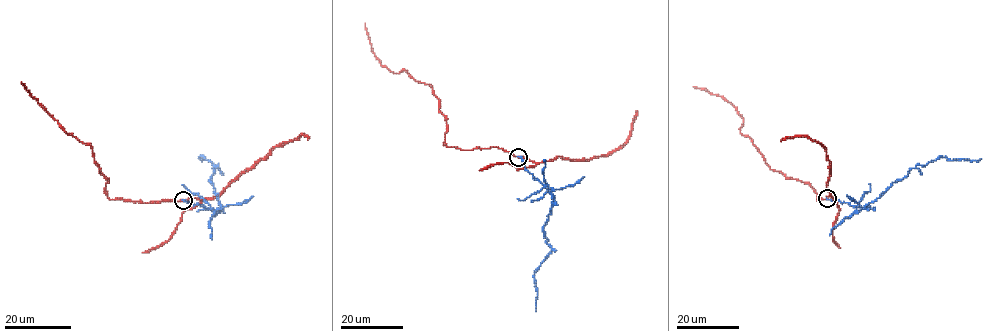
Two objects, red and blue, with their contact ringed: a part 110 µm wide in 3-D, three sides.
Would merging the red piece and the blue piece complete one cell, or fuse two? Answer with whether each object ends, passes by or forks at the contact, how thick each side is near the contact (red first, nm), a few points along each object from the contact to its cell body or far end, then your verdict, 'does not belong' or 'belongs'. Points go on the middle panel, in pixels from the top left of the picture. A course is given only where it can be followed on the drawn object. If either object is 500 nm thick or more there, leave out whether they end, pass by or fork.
red passes by; blue ends; calibres 190 and 190 nm; course red (518, 157), (497, 147), (447, 147), (446, 117), (433, 88), (405, 70), (384, 67), (365, 23); course blue (518, 157), (553, 196), (543, 227), (551, 252), (534, 276), (537, 290), (535, 311); does not belong

